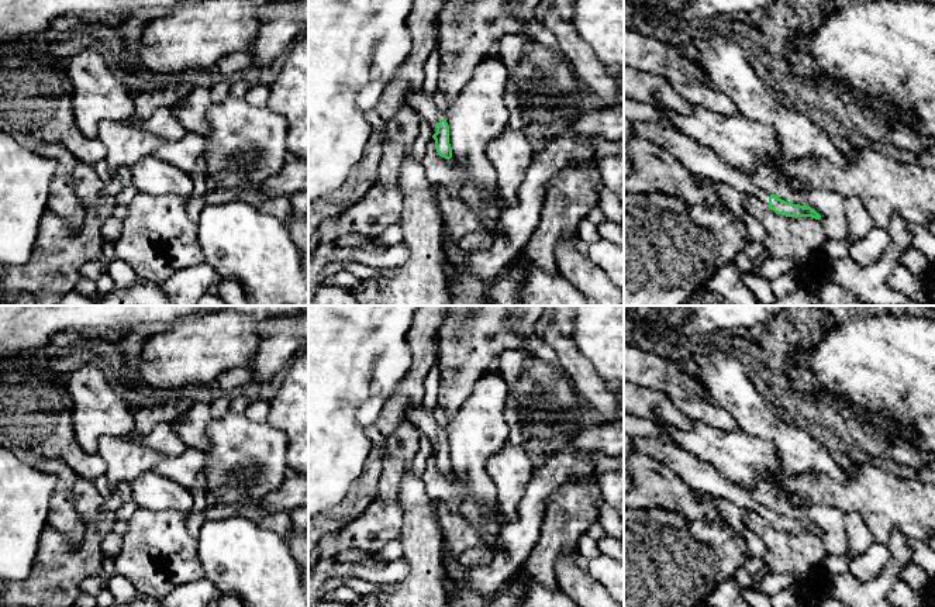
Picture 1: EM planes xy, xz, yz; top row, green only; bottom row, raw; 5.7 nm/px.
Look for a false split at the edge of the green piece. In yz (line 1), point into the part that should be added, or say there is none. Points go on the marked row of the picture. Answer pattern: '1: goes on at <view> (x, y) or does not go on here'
1: goes on at yz (699, 159)

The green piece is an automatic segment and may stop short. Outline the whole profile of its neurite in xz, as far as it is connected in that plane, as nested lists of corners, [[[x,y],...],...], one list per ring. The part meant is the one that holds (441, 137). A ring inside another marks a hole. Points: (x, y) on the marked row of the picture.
[[[420,87],[408,96],[407,104],[415,110],[420,120],[424,120],[429,125],[438,155],[451,159],[449,125],[441,117],[432,97],[427,96]]]

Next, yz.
[[[634,121],[634,138],[648,139],[660,145],[672,152],[691,173],[724,182],[777,214],[821,218],[811,207],[787,203],[760,189],[752,182],[745,169],[722,161],[714,151],[674,128],[662,127],[652,121]]]

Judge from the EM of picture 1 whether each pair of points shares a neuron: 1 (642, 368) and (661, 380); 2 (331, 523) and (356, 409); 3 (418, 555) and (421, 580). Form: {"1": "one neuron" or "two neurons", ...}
{"1": "one neuron", "2": "two neurons", "3": "one neuron"}

